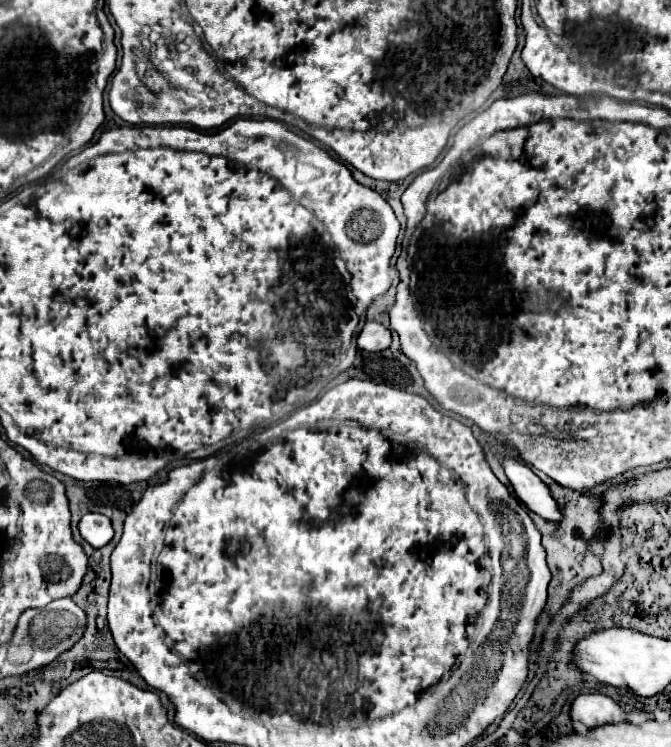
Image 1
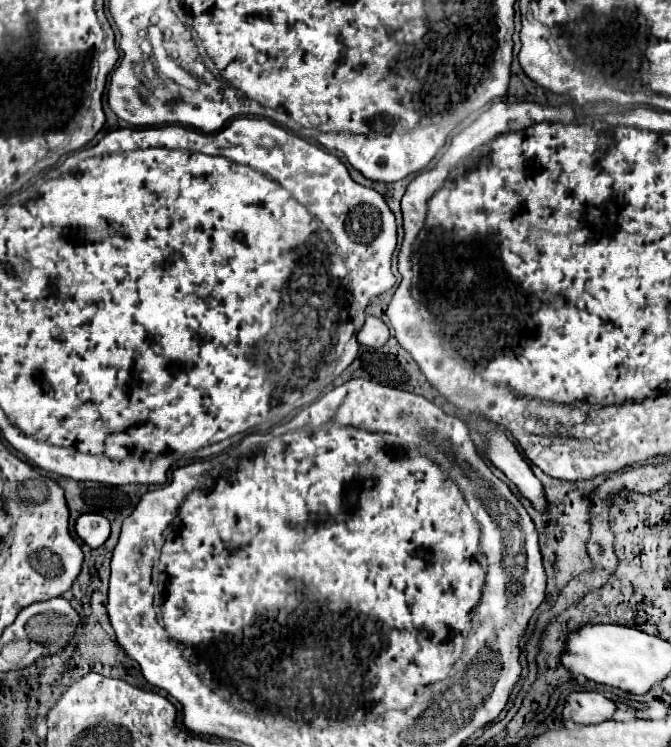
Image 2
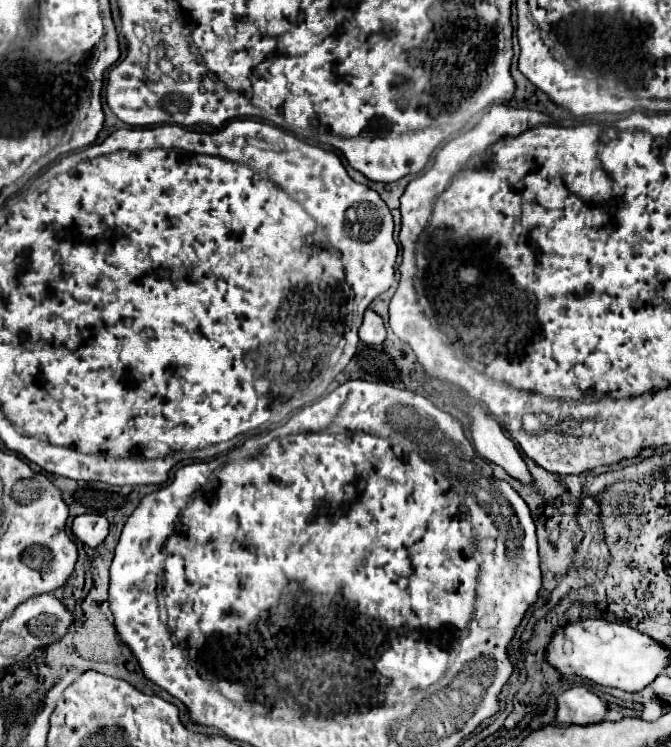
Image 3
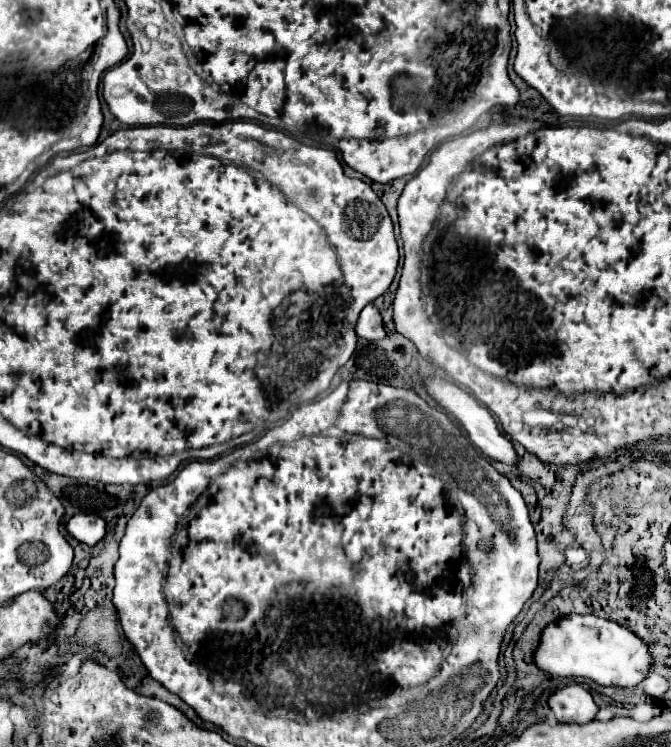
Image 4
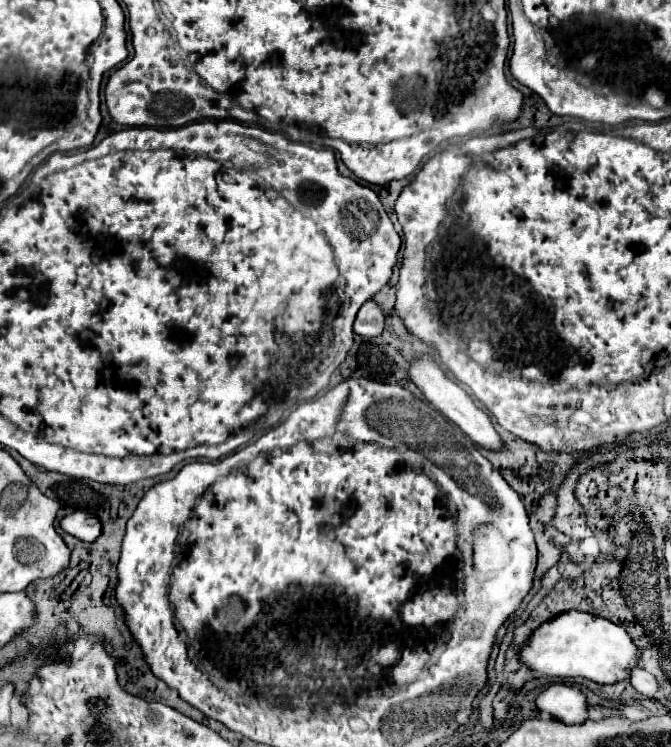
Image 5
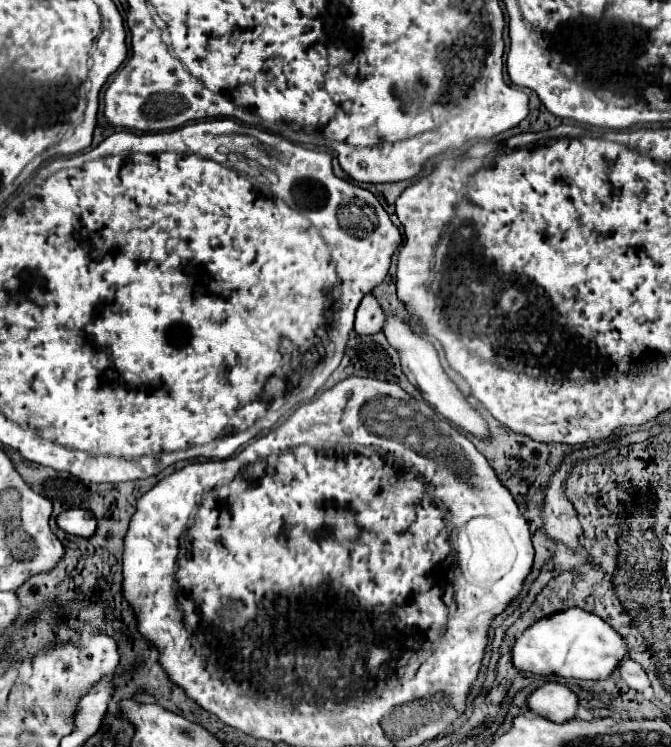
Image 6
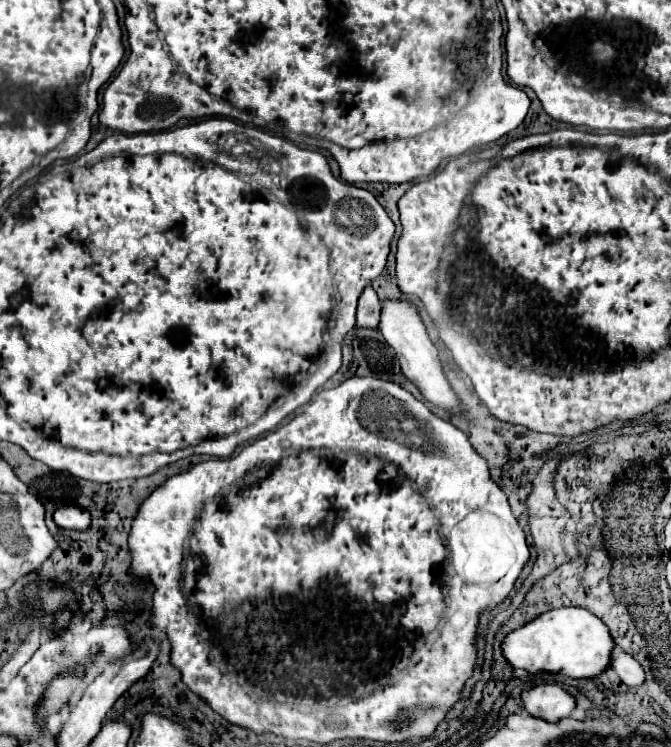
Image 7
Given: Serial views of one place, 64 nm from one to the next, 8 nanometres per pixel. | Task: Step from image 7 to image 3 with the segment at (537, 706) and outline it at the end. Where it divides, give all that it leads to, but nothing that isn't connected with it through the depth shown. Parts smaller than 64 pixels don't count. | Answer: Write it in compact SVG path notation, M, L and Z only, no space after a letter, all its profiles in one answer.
M572 686L558 696L558 722L562 726L570 724L596 724L602 722L610 706L598 694L590 692L586 686Z

